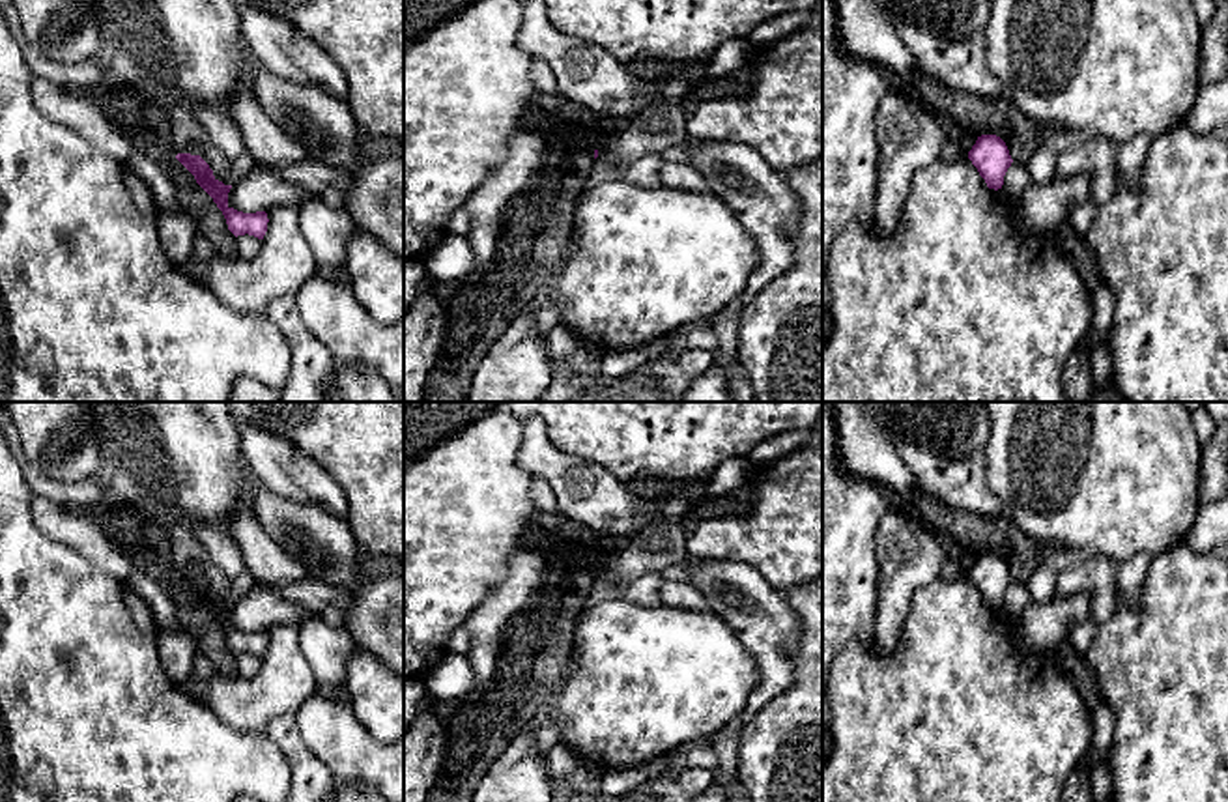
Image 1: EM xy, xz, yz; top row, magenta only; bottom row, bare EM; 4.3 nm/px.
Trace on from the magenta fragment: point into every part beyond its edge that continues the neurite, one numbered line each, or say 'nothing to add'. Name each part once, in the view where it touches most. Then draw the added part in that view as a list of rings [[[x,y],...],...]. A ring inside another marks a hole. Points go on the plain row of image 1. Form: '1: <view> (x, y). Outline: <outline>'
nothing to add

